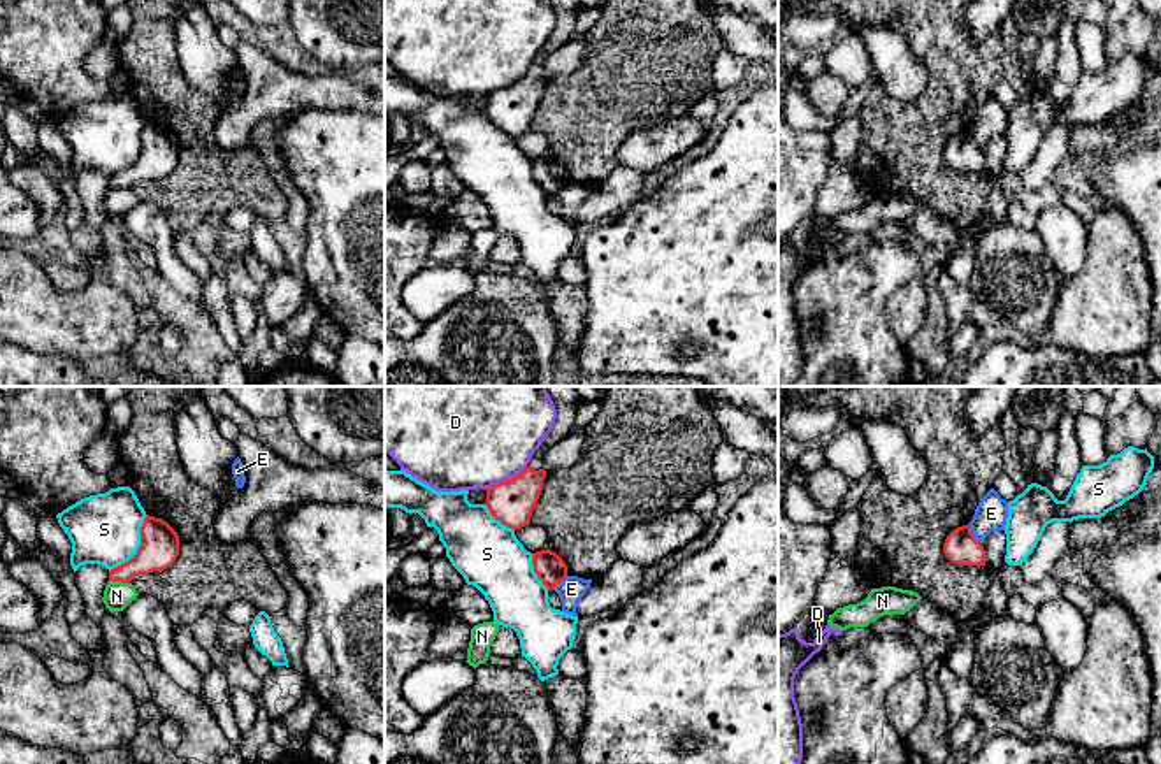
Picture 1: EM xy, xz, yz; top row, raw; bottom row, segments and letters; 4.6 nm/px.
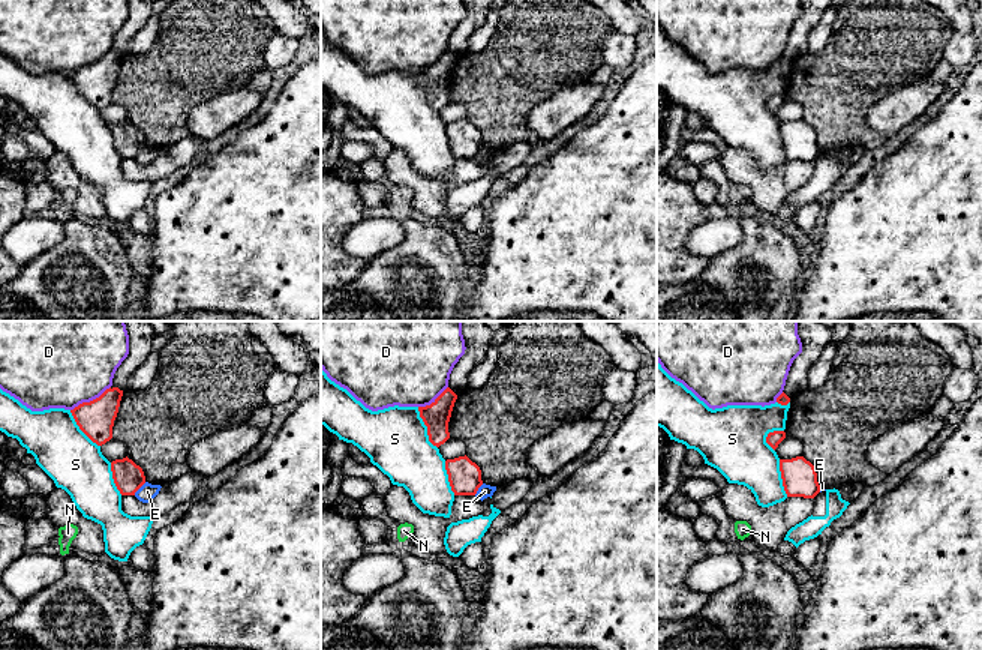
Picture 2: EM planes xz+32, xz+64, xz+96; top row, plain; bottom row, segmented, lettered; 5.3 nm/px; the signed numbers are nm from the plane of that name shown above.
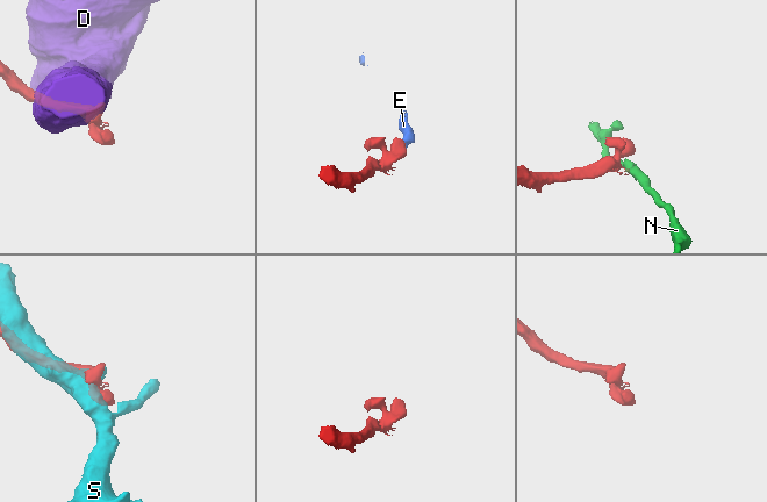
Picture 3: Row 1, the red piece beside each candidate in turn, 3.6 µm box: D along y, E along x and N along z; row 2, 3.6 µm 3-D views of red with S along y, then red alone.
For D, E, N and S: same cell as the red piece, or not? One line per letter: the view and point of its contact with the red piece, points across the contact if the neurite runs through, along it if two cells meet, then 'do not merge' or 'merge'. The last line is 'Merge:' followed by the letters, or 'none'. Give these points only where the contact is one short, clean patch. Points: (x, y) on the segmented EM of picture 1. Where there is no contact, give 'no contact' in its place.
D: meets red in xz at (504, 482); do not merge
E: meets red in yz at (972, 534); border along yz (968, 524), (980, 543); do not merge
N: meets red in xy at (120, 580); border along xy (109, 580), (129, 583); do not merge
S: meets red in xy at (139, 547); do not merge
Merge: none

